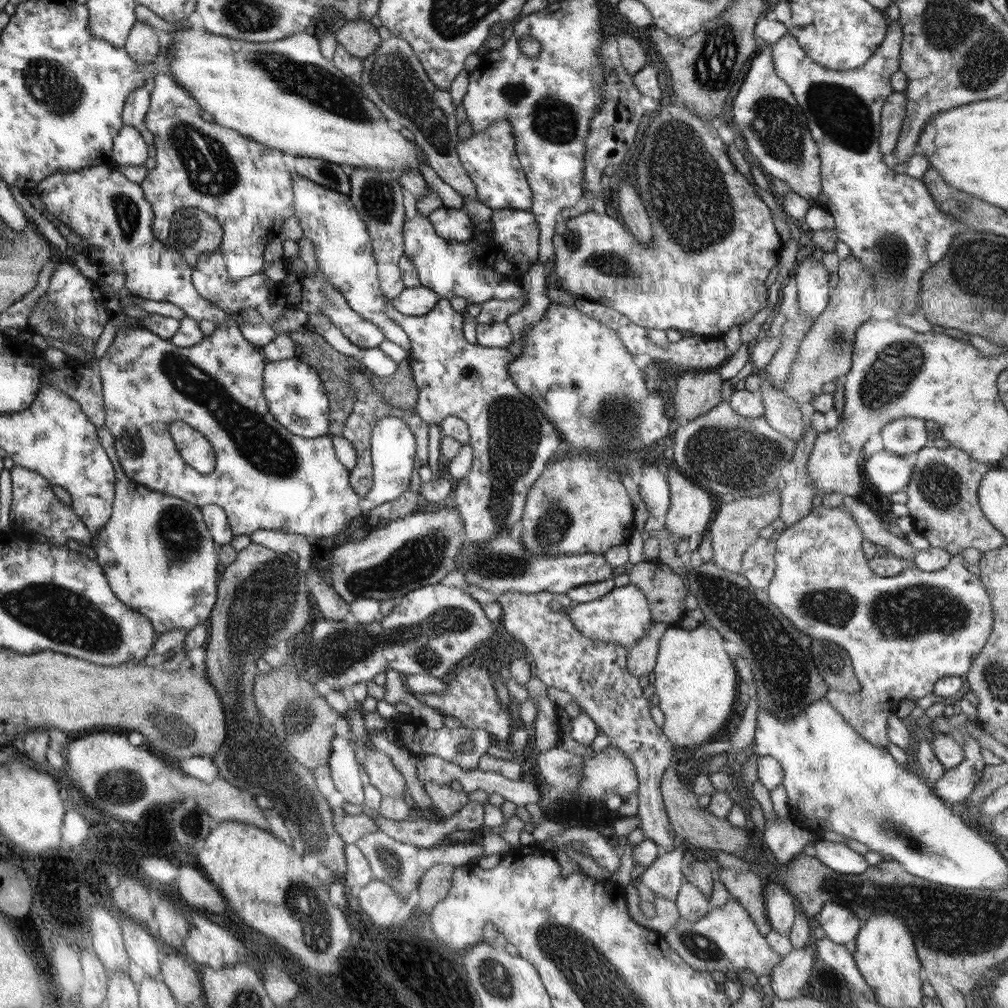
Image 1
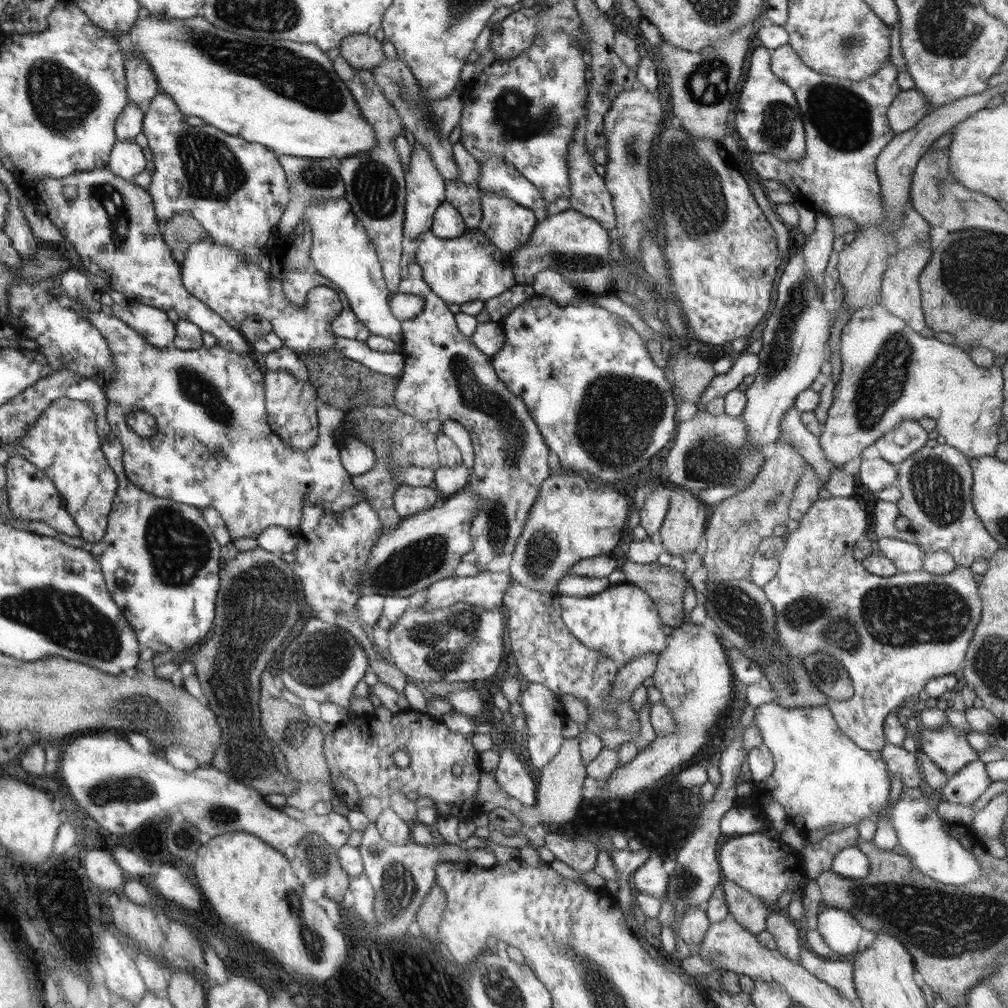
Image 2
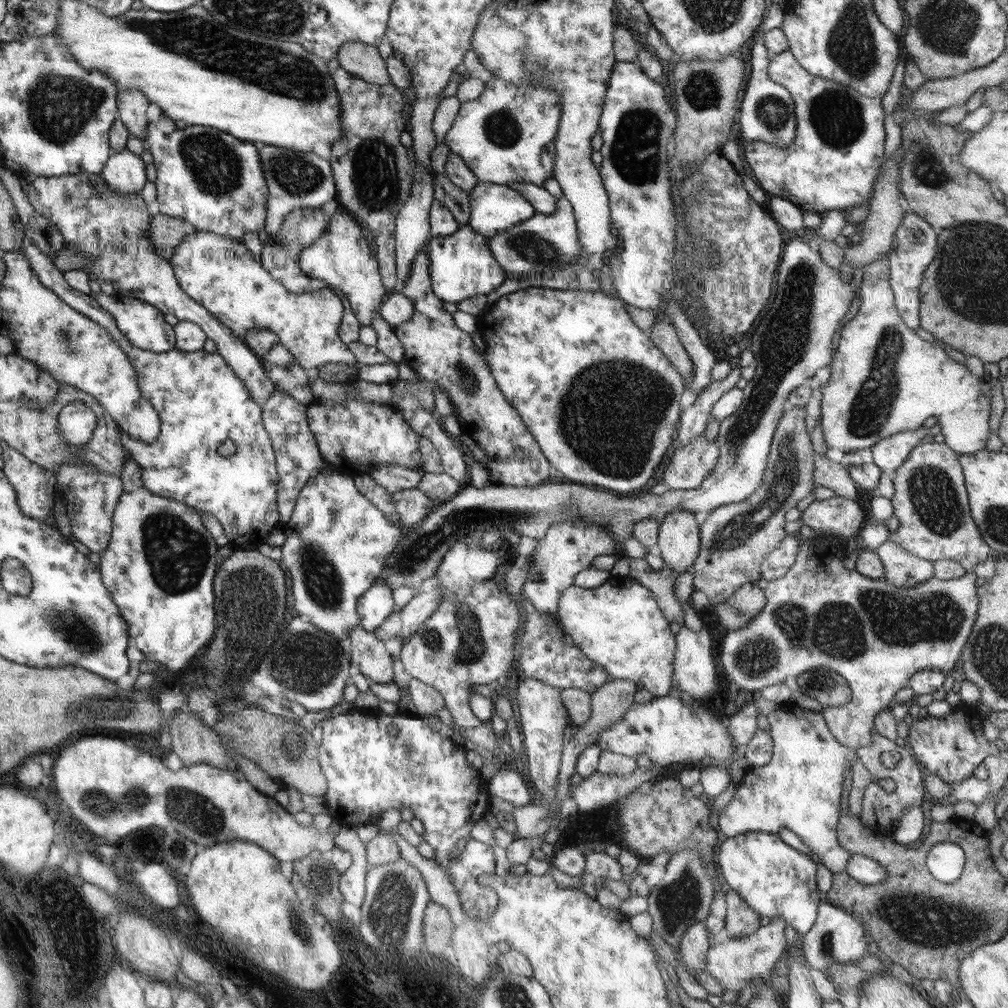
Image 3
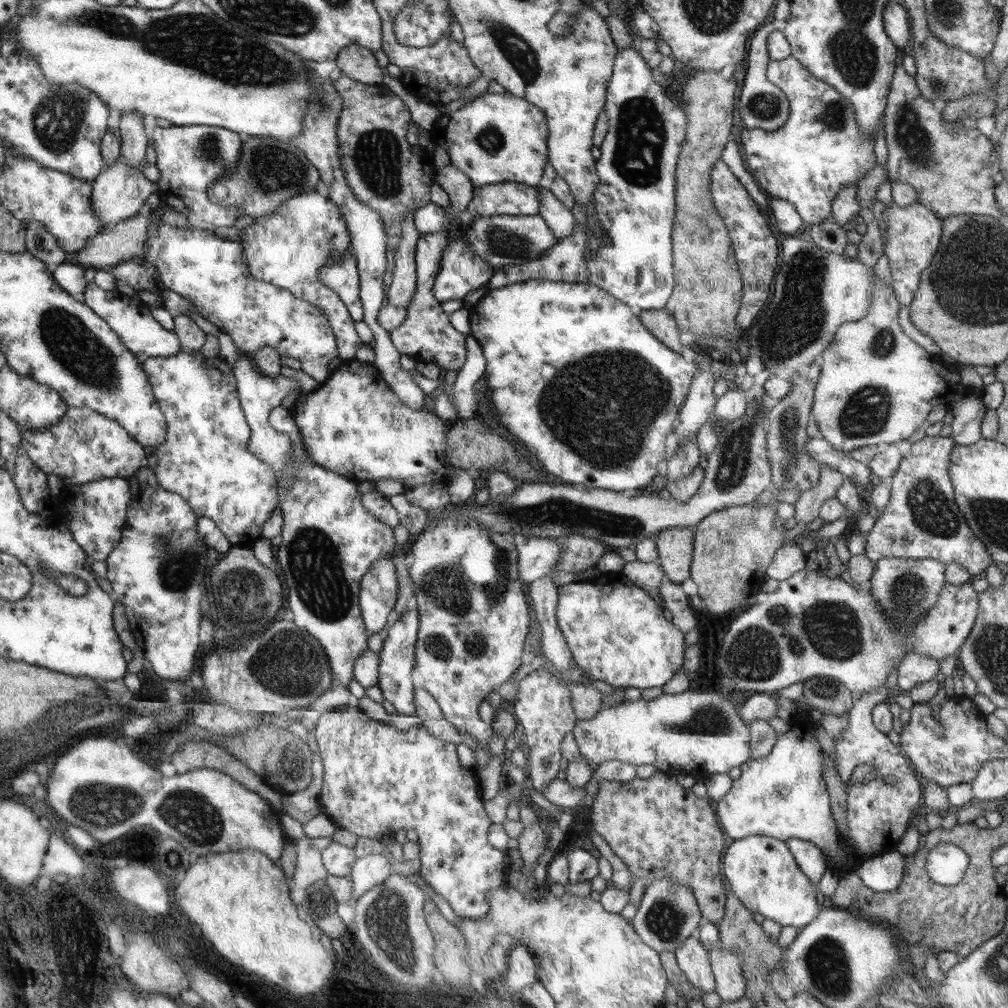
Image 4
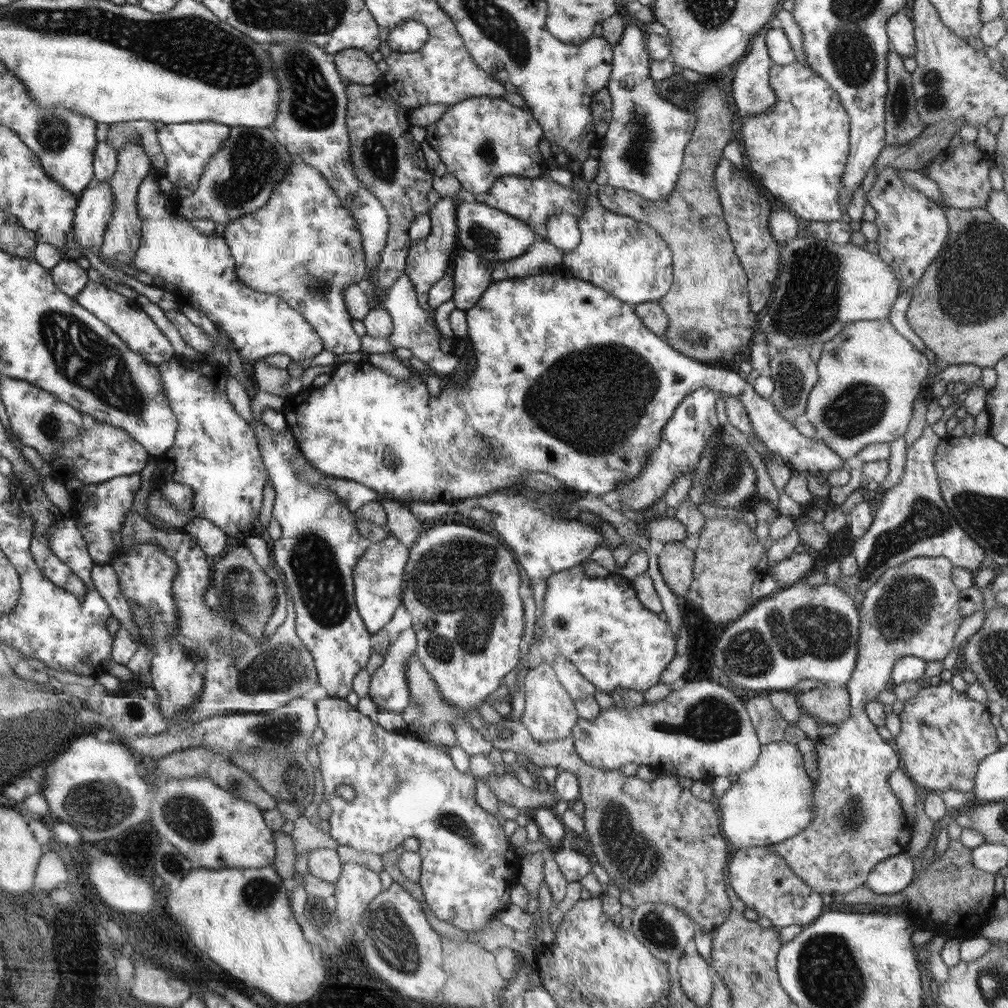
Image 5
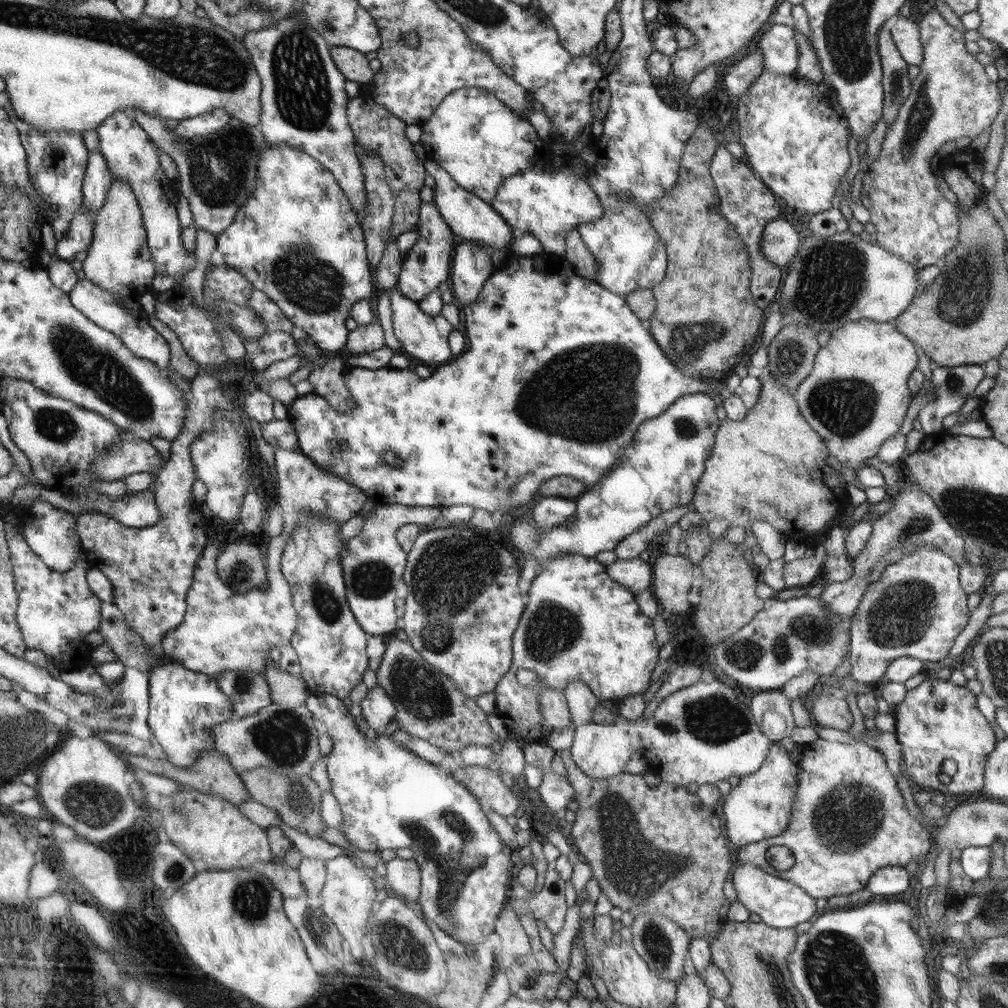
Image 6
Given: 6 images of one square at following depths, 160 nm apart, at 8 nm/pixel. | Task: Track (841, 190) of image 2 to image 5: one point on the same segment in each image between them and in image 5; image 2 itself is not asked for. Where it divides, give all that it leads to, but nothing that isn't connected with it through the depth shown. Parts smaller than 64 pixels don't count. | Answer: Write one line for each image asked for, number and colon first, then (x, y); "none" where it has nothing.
3: (833, 162)
4: (819, 149)
5: (798, 150)

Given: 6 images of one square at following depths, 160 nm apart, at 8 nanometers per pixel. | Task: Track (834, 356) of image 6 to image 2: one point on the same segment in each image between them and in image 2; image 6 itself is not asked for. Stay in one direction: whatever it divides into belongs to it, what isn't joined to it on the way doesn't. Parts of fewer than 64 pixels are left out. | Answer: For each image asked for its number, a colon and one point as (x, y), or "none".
2: (890, 373)
3: (884, 379)
4: (875, 386)
5: (869, 374)

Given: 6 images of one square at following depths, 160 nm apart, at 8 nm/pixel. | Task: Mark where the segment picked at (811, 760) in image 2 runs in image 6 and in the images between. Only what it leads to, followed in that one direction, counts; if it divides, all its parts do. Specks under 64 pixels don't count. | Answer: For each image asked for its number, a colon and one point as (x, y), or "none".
3: (800, 788)
4: (782, 795)
5: (773, 801)
6: (759, 807)

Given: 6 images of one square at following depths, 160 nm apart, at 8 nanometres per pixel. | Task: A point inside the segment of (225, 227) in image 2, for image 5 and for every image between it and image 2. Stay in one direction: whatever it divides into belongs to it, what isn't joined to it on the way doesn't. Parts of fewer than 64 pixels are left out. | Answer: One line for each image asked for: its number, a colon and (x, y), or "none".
3: (215, 181)
4: (189, 158)
5: (187, 147)

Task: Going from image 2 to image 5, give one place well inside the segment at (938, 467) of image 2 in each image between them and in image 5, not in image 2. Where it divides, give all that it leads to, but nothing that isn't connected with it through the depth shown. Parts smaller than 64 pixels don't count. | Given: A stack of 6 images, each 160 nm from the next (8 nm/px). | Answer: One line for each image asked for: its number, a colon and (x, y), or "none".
3: (931, 503)
4: (921, 520)
5: (913, 521)

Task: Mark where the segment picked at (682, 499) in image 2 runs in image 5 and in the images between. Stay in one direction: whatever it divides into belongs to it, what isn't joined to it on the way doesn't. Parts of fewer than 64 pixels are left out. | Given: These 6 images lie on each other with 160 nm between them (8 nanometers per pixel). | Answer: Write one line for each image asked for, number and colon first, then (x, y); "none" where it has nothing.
3: (678, 537)
4: (674, 545)
5: (675, 562)

